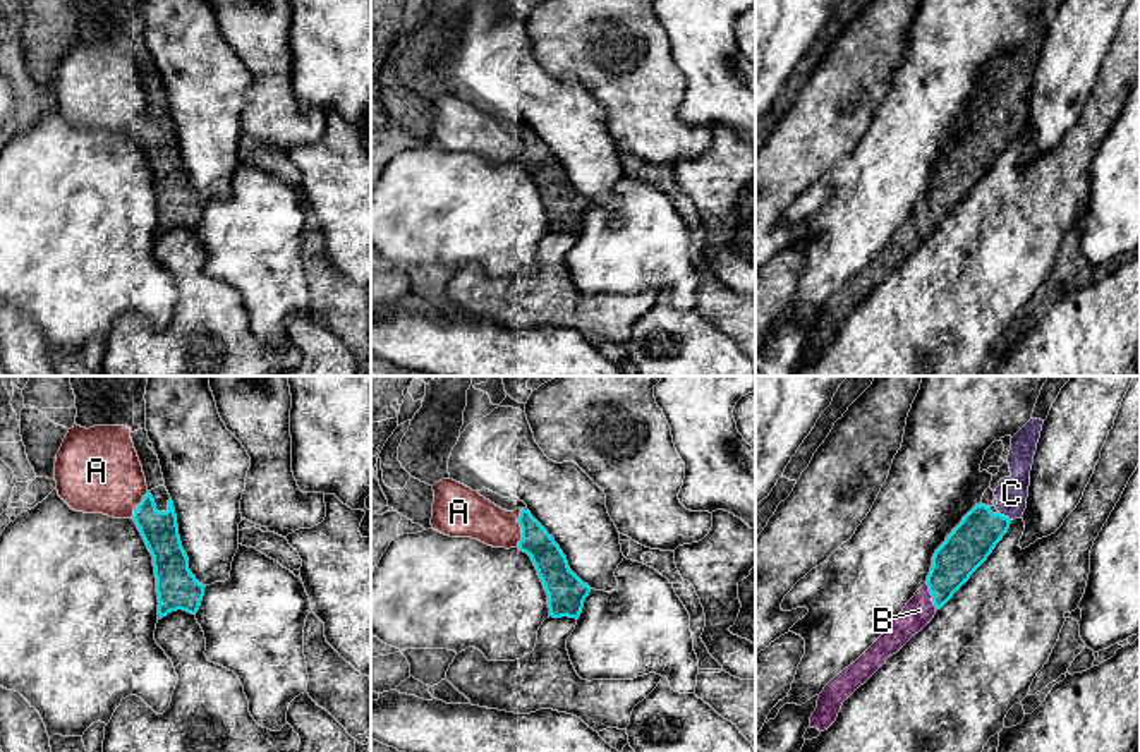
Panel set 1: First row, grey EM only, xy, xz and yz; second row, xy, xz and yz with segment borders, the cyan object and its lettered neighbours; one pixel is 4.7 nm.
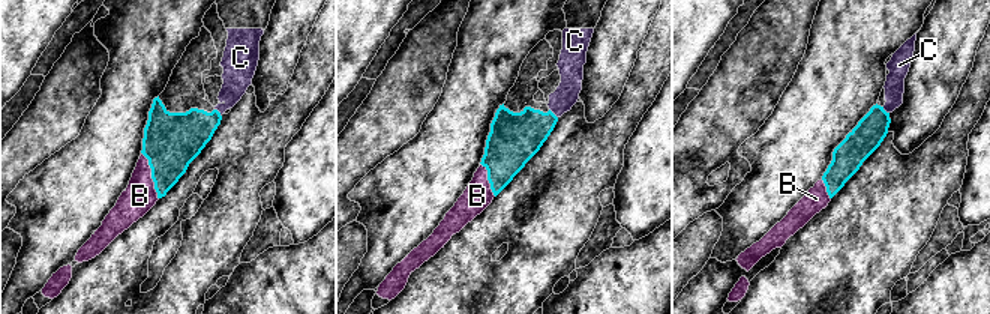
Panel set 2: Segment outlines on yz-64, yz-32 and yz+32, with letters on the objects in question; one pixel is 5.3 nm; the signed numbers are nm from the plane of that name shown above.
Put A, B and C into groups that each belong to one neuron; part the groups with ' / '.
A / B C

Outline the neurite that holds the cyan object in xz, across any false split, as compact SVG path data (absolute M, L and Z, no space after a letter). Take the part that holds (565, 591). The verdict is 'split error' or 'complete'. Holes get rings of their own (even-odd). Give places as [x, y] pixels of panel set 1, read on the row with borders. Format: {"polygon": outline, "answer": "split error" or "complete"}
{"polygon": "M520 508L517 522L522 527L517 548L531 556L537 570L548 594L549 616L579 620L591 587L570 570L560 546L529 510Z", "answer": "complete"}

